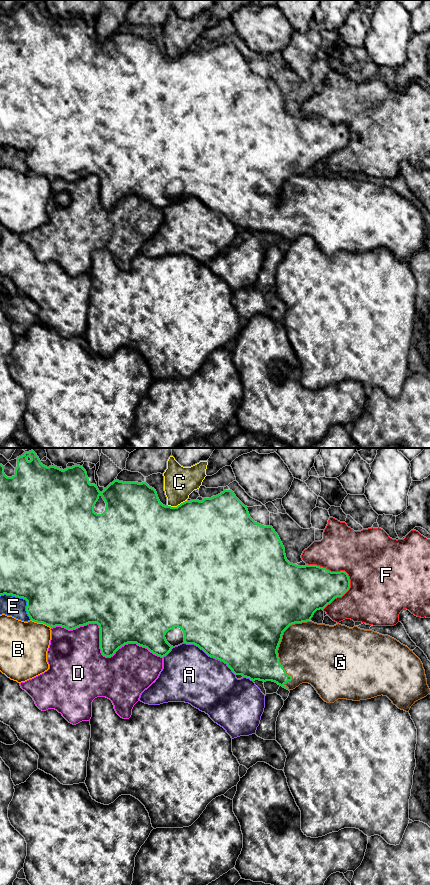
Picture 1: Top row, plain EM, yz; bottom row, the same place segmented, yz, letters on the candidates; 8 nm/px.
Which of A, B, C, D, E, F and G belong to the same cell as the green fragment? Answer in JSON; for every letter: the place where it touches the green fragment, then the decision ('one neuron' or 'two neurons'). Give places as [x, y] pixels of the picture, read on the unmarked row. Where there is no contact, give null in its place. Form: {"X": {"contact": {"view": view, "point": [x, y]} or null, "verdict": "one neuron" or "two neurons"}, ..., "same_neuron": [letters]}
{"A": {"contact": {"view": "yz", "point": [211, 208]}, "verdict": "two neurons"}, "B": {"contact": {"view": "yz", "point": [41, 174]}, "verdict": "two neurons"}, "C": {"contact": {"view": "yz", "point": [178, 57]}, "verdict": "two neurons"}, "D": {"contact": {"view": "yz", "point": [100, 198]}, "verdict": "two neurons"}, "E": {"contact": {"view": "yz", "point": [22, 149]}, "verdict": "two neurons"}, "F": {"contact": {"view": "yz", "point": [335, 124]}, "verdict": "two neurons"}, "G": {"contact": {"view": "yz", "point": [277, 201]}, "verdict": "one neuron"}, "same_neuron": ["G"]}

